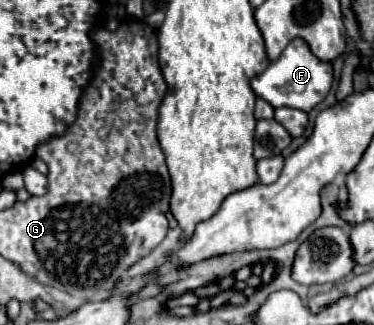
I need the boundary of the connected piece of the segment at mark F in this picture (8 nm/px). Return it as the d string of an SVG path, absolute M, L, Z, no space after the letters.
M300 39L290 41L290 45L284 49L284 53L278 57L278 61L270 63L268 69L252 79L252 89L254 93L268 101L272 107L292 107L292 109L302 109L310 111L318 103L322 103L332 87L332 65L318 61L308 45Z

